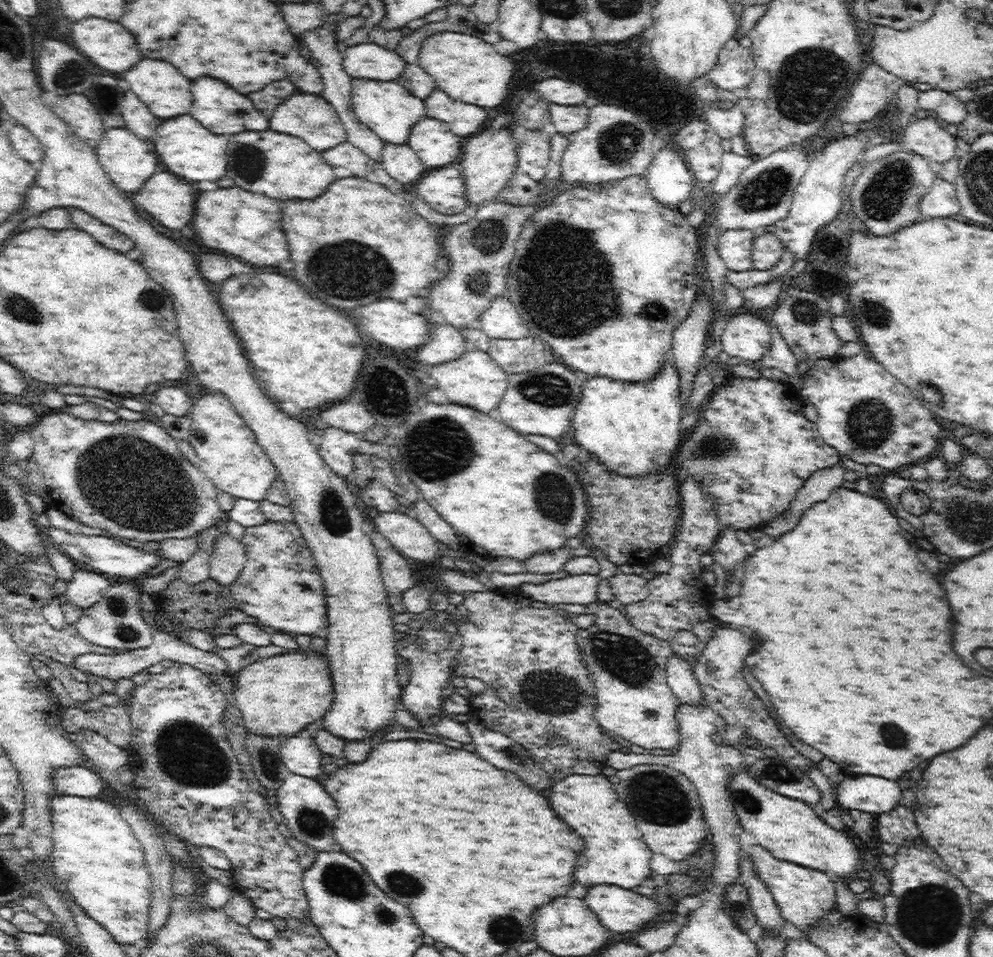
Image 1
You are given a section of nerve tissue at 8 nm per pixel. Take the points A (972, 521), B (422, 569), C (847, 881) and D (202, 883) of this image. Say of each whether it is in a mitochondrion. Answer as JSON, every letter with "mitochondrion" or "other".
{"A":"mitochondrion","B":"other","C":"other","D":"other"}

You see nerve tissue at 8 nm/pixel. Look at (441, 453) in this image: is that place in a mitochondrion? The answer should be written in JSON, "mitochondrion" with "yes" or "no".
{"mitochondrion":"yes"}

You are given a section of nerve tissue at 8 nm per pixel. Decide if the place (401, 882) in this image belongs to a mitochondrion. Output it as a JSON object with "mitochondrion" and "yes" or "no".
{"mitochondrion":"yes"}

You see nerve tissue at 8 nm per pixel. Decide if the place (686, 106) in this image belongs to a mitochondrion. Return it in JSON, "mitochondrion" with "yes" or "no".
{"mitochondrion":"no"}

